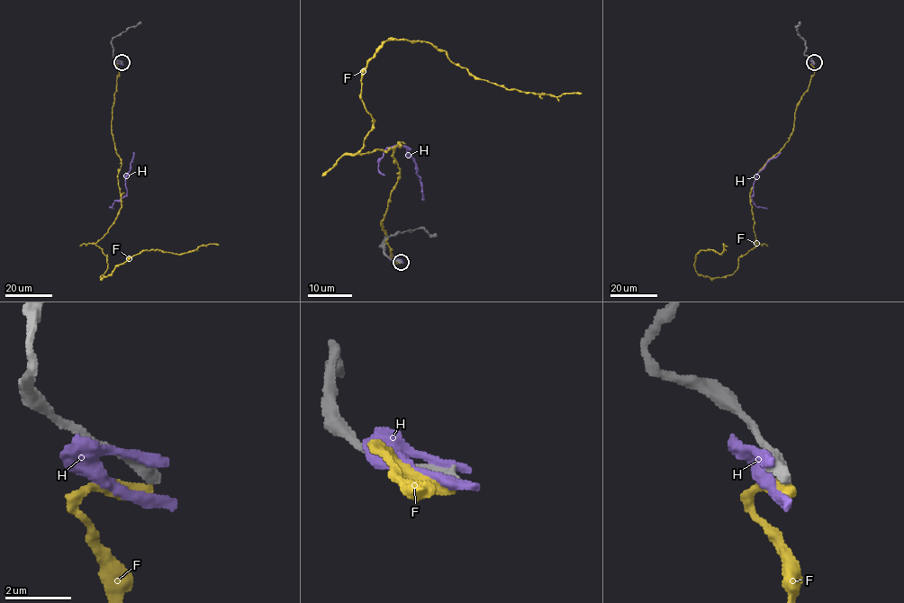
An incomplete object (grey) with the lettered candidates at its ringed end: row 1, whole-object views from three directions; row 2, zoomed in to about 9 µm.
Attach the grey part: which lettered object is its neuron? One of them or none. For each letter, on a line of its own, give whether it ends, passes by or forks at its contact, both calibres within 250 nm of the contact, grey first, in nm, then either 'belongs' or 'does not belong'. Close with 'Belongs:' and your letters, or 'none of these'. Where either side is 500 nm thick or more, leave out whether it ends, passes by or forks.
F: it ends; calibres 440 and 400 nm; does not belong
H: it ends; calibres 480 and 360 nm; does not belong
Belongs: none of these

